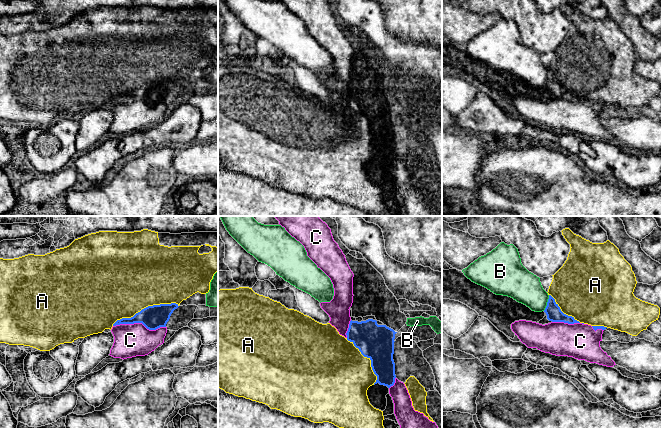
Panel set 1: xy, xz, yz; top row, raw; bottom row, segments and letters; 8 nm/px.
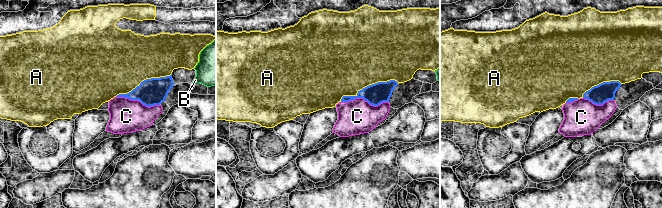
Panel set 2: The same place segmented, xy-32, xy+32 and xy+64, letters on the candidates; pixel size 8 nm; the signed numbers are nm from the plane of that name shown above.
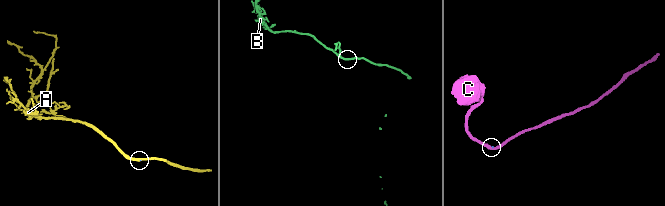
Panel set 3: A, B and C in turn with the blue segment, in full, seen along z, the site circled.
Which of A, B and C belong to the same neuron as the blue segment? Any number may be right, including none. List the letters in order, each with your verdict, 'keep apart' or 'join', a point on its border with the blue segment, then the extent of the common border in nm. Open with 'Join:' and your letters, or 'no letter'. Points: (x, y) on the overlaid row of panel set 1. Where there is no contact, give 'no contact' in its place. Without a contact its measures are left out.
Join: no letter
A: keep apart; meets blue in xy at (146, 307); contact 550 nm long
B: keep apart; meets blue in yz at (547, 303); contact 140 nm long
C: keep apart; meets blue in xy at (139, 322); contact 420 nm long

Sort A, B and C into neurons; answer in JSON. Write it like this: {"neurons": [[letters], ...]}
{"neurons": [["A"], ["B"], ["C"]]}

